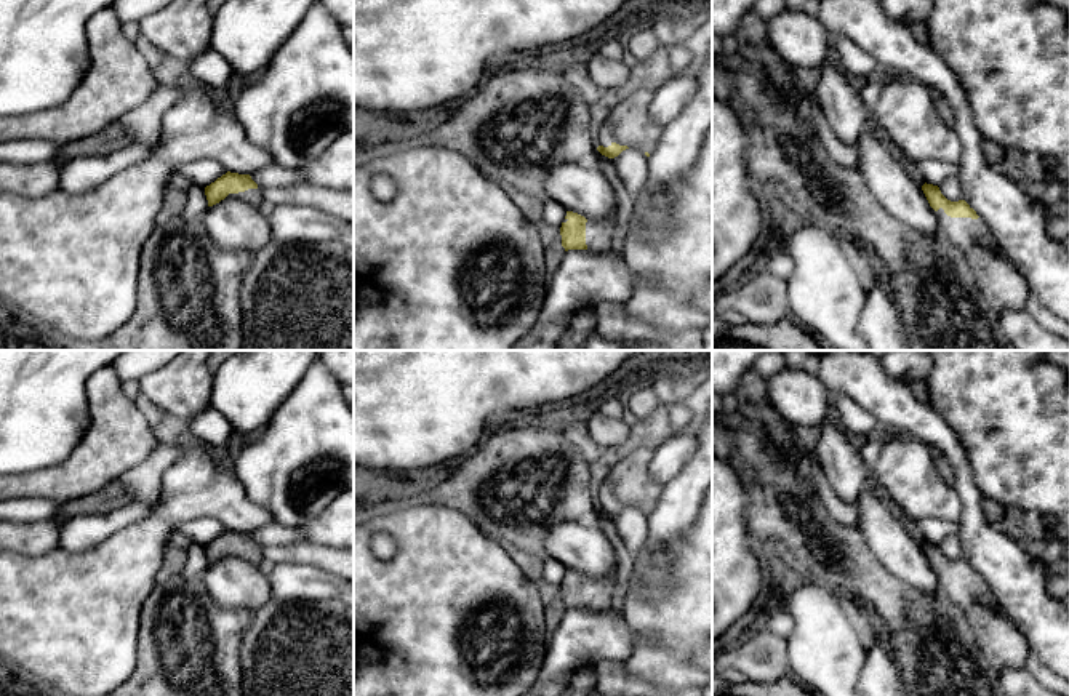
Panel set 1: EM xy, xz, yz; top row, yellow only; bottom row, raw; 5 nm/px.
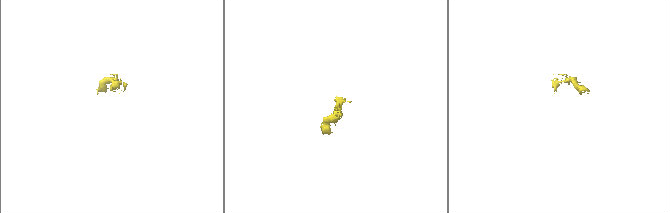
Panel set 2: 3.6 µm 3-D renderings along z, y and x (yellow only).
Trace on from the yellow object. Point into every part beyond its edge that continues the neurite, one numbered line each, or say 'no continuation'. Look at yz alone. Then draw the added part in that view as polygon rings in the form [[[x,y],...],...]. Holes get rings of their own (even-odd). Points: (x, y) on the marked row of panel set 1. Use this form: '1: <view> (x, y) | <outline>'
1: yz (1004, 288) | [[[943,208],[936,216],[939,229],[965,251],[989,307],[999,315],[1005,310],[1023,310],[1031,294],[1026,278],[1019,275],[981,218],[951,218]]]

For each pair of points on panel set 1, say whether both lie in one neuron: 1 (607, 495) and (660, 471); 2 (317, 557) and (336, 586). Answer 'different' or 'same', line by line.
1: different
2: different

